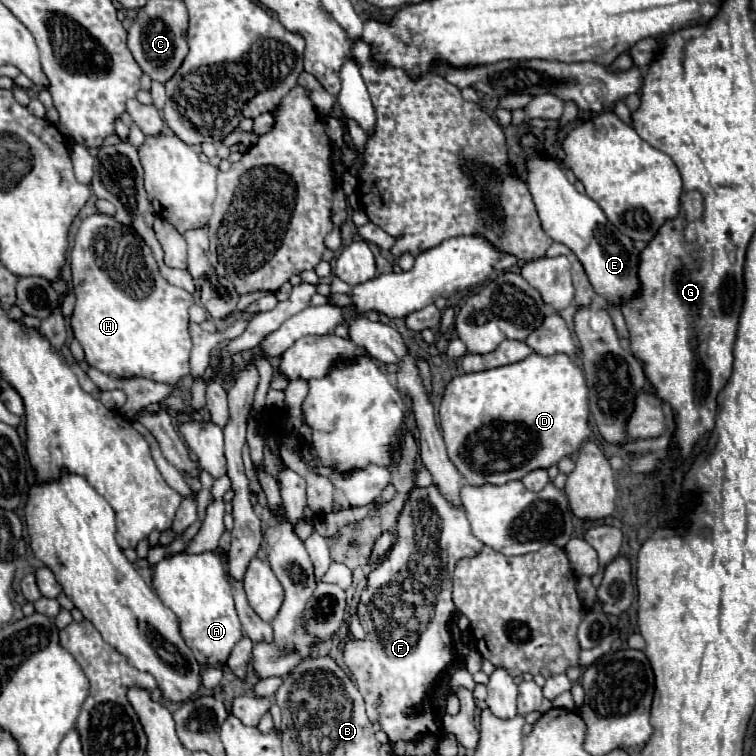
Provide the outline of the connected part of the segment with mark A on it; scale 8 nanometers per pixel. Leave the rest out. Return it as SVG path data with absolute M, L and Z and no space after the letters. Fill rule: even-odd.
M179 552L161 560L153 568L153 586L161 602L171 608L179 622L187 646L197 656L201 666L221 666L229 658L233 646L245 636L233 606L233 594L225 578L225 566L213 552L185 554Z

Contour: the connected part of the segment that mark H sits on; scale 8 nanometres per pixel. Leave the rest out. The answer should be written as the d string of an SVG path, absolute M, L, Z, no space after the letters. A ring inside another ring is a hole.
M87 216L75 236L75 246L71 252L71 272L73 292L77 296L71 316L71 328L85 350L85 362L89 366L105 372L115 380L141 376L163 384L177 384L189 374L189 354L193 346L187 310L193 304L193 296L183 288L171 286L159 274L149 246L143 246L141 236L137 236L133 228L119 224L113 216Z

